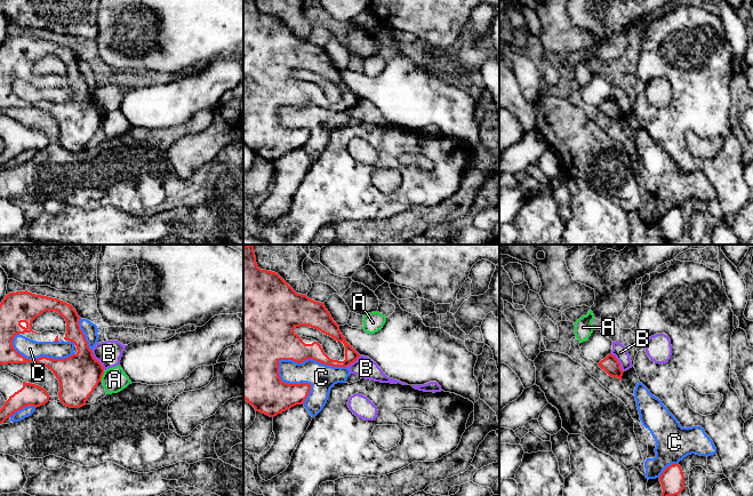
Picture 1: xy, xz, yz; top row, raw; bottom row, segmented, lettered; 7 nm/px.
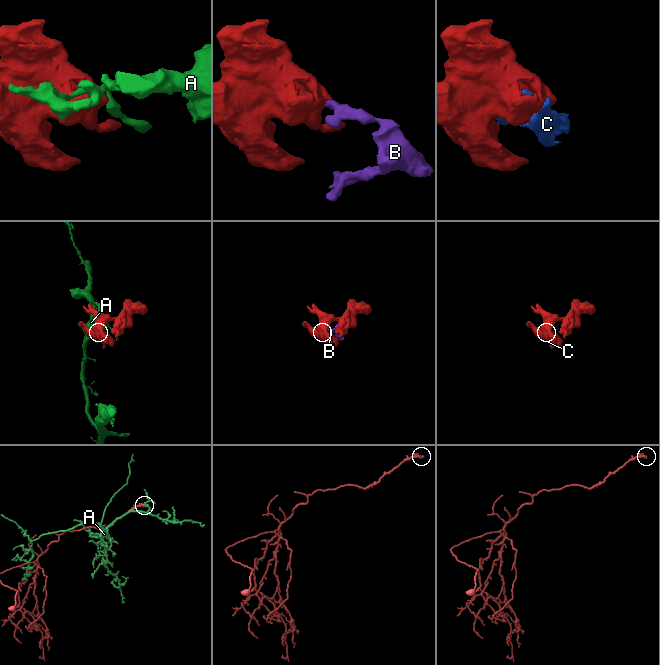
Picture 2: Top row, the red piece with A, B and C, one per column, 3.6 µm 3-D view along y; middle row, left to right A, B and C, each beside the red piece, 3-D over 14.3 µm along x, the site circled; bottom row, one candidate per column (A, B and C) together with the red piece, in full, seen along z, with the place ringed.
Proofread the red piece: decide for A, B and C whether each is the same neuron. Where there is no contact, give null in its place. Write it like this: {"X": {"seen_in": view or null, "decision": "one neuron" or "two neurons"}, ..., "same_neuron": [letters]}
{"A": {"seen_in": "xy", "decision": "two neurons"}, "B": {"seen_in": "xy", "decision": "two neurons"}, "C": {"seen_in": "xz", "decision": "two neurons"}, "same_neuron": []}

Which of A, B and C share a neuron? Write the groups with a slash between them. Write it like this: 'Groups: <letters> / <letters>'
Groups: A / B / C

